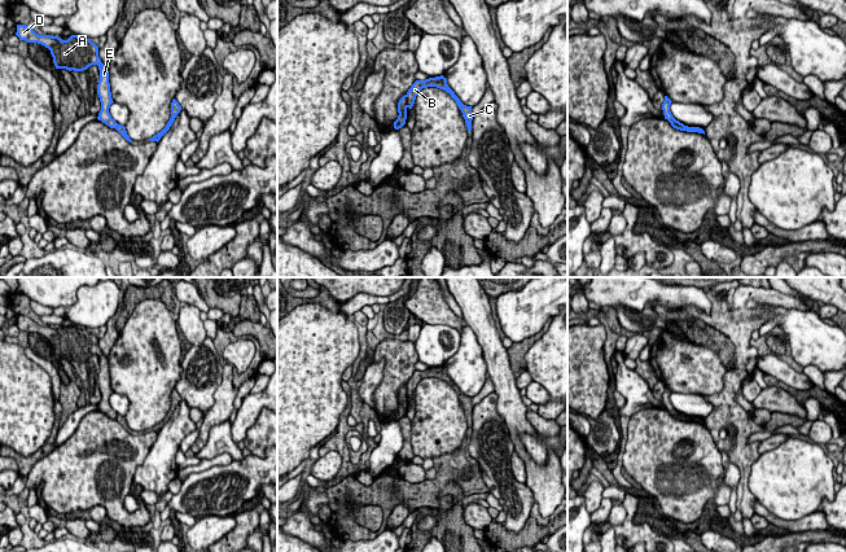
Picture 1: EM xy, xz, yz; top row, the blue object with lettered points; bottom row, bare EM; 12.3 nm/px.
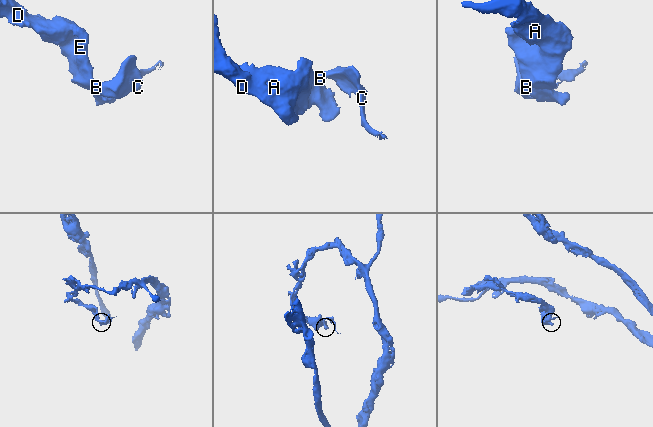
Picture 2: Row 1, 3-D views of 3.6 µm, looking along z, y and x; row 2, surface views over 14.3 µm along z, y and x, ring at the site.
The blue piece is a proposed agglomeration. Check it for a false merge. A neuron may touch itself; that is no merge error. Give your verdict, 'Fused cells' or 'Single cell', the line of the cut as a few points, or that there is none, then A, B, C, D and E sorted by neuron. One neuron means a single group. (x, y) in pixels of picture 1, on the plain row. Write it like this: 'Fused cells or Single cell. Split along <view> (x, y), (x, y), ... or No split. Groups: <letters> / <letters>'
Fused cells. Split along xz (404, 385), (408, 397). Groups: A D E / B C

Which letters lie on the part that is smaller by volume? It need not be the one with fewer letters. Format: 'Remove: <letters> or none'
Remove: B, C

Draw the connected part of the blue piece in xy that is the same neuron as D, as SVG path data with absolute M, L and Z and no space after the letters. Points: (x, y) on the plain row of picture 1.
M17 315L16 325L19 330L38 333L48 338L56 359L83 362L92 355L97 355L100 360L97 385L101 393L101 400L97 409L110 419L117 419L118 413L109 403L109 398L114 391L110 382L108 356L101 352L98 347L98 337L95 333L78 325L71 325L67 330L62 330L58 327L39 325L25 315Z

